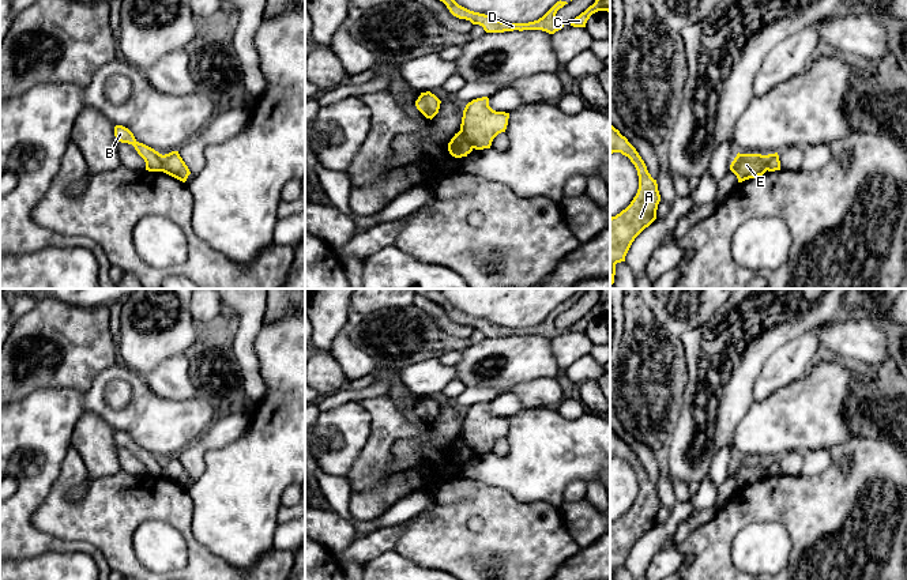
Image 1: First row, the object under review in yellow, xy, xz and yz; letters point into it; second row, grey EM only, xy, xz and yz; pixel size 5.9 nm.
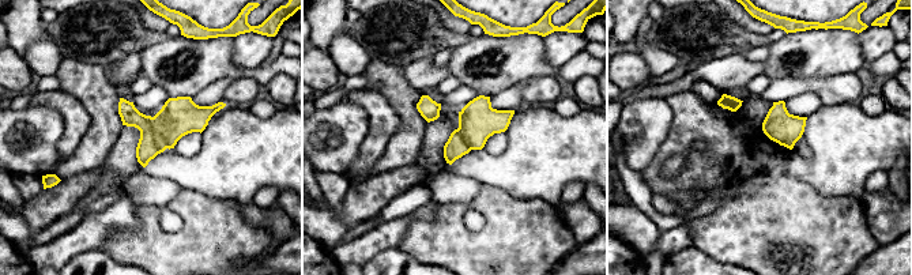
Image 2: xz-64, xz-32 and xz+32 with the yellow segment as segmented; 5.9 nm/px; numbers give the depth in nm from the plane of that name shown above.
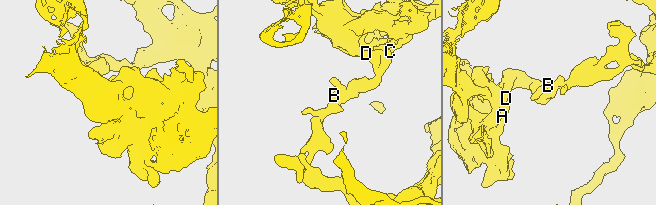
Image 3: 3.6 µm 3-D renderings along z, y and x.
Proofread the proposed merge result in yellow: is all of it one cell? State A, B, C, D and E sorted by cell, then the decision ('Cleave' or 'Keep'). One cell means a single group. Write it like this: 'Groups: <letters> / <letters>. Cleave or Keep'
Groups: A C D E / B. Cleave

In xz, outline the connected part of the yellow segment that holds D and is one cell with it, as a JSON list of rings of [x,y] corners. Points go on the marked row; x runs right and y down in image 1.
[[[440,0],[443,1],[449,12],[459,18],[470,20],[473,25],[479,25],[483,27],[486,33],[504,33],[504,31],[513,31],[513,30],[542,30],[549,34],[554,34],[556,31],[561,30],[564,25],[556,22],[556,14],[560,8],[562,8],[567,1],[557,1],[542,18],[528,23],[508,23],[501,22],[489,15],[479,14],[470,11],[462,5],[459,5],[455,0]]]

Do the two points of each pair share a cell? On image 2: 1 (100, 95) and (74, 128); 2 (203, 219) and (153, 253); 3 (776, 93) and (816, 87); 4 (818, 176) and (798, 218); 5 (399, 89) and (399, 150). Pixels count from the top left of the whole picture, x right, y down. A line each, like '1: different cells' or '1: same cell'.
1: different cells
2: same cell
3: same cell
4: different cells
5: same cell

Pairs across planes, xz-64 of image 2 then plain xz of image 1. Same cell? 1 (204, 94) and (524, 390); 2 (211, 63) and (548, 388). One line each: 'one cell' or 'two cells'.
1: two cells
2: two cells

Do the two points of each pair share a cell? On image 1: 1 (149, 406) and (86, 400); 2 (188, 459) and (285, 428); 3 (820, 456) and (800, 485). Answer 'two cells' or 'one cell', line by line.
1: one cell
2: two cells
3: two cells

